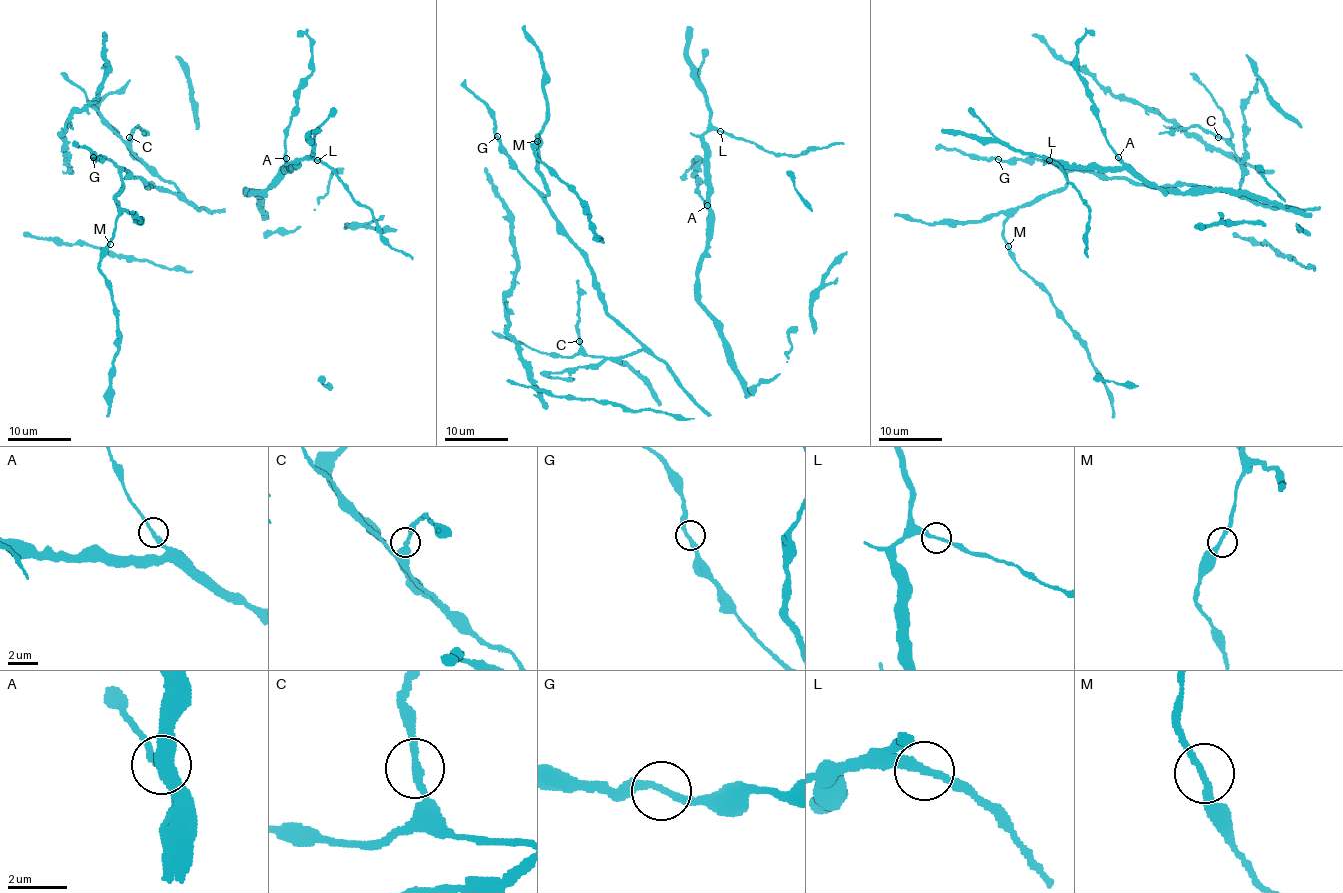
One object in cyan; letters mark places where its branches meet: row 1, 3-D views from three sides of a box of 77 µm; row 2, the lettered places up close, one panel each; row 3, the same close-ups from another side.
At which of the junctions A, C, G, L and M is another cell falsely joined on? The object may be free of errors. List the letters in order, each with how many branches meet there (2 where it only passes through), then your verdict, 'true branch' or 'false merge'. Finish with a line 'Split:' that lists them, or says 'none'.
A: 2 | true branch
C: 2 | true branch
G: 2 | true branch
L: 2 | true branch
M: 2 | true branch
Split: none

